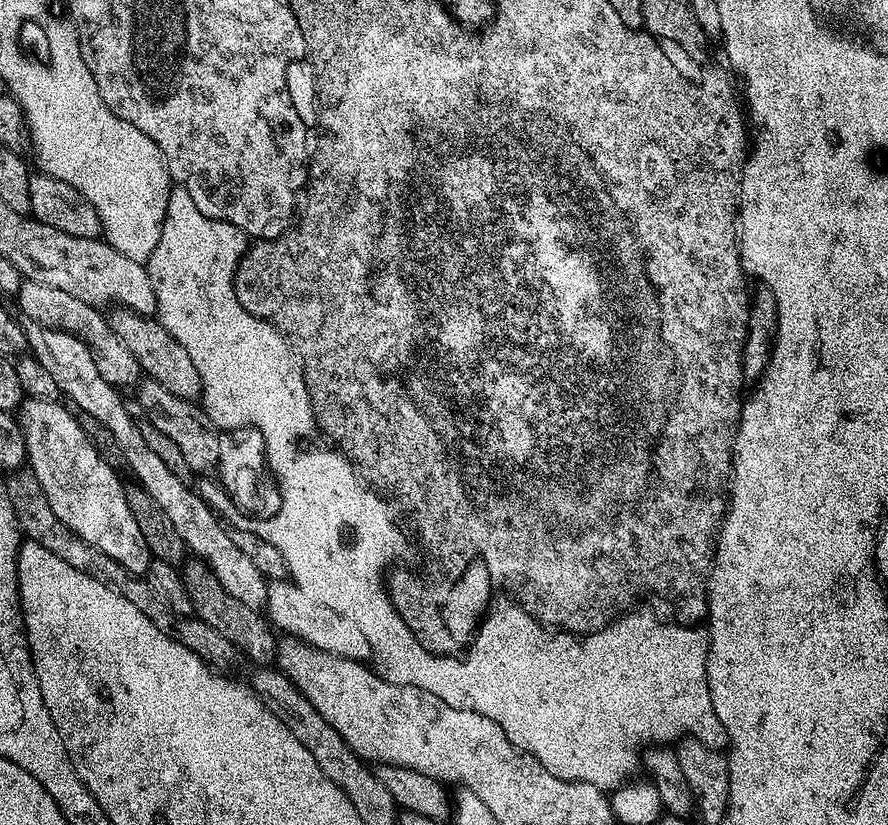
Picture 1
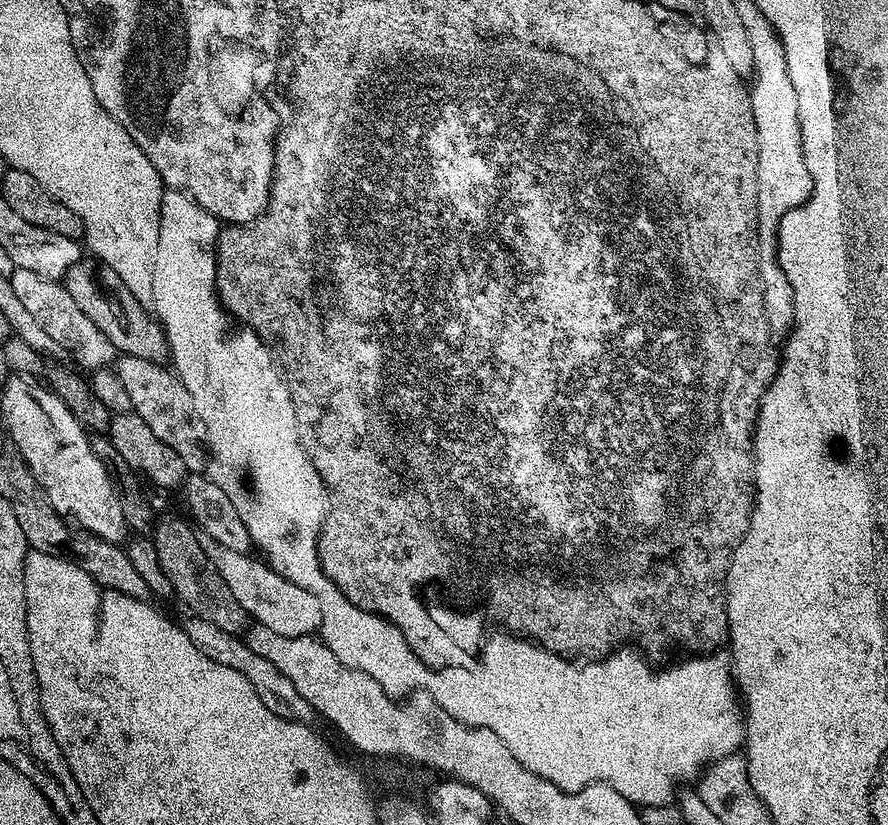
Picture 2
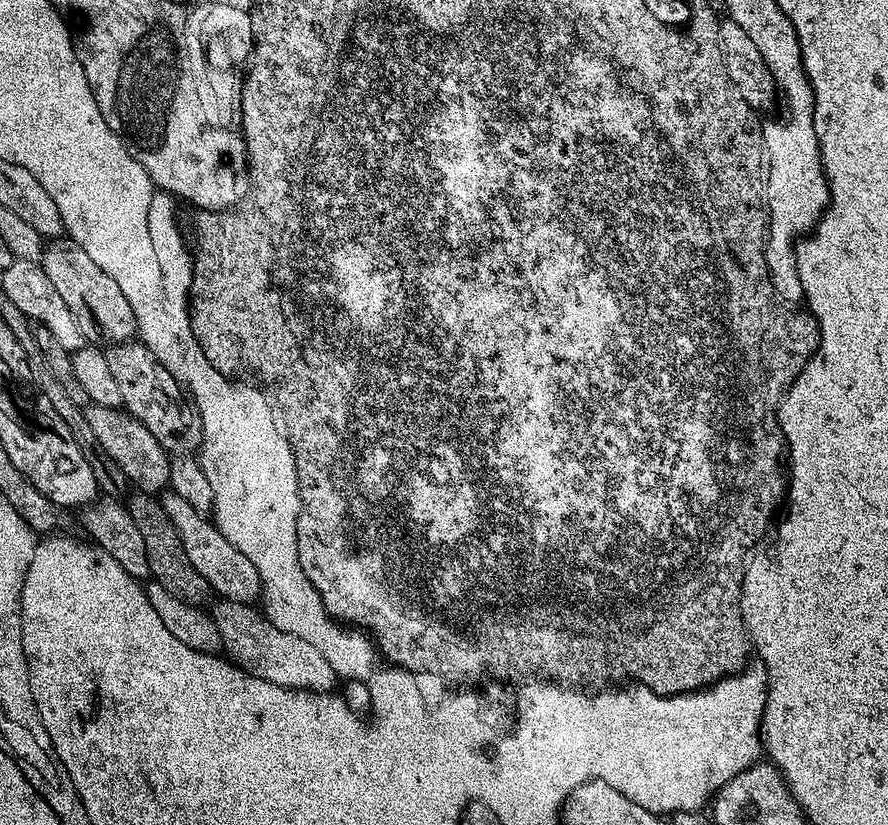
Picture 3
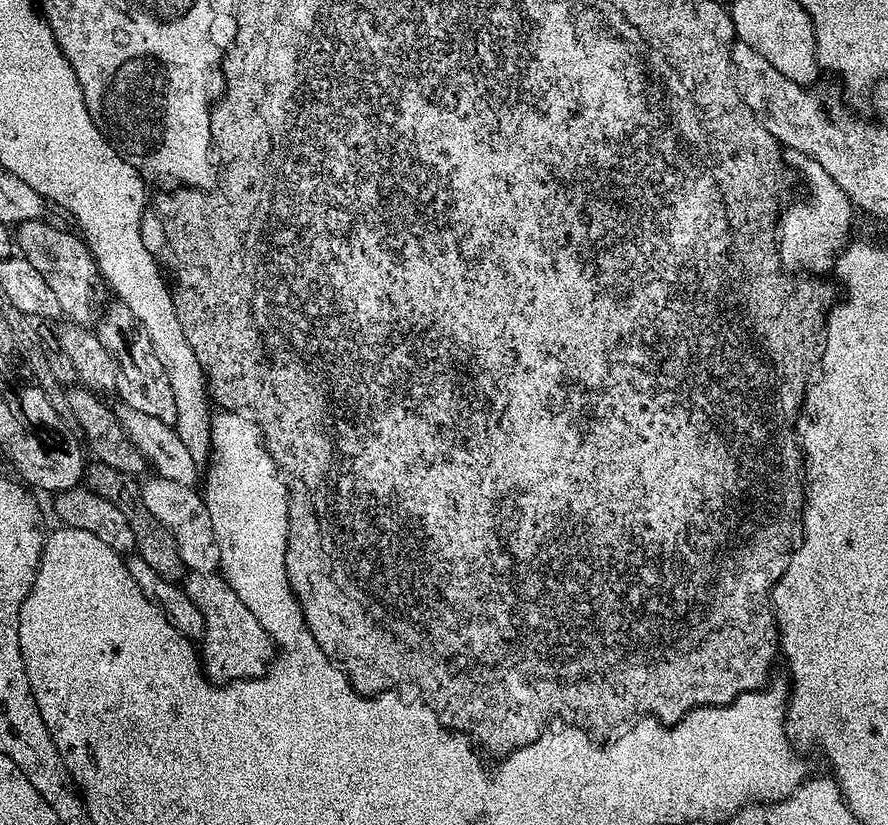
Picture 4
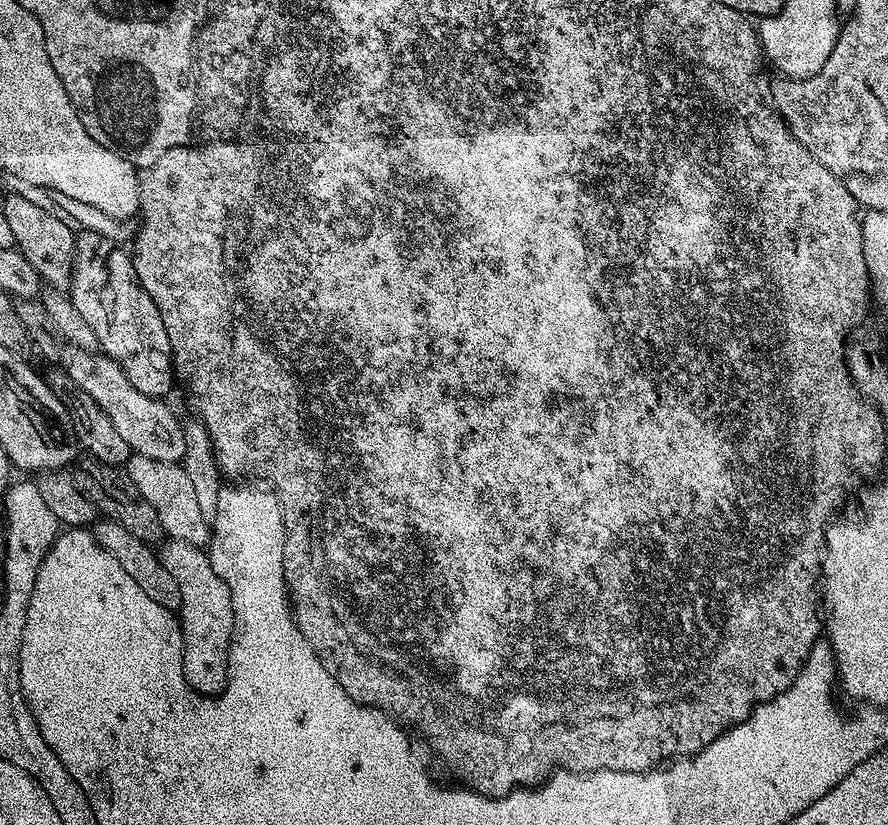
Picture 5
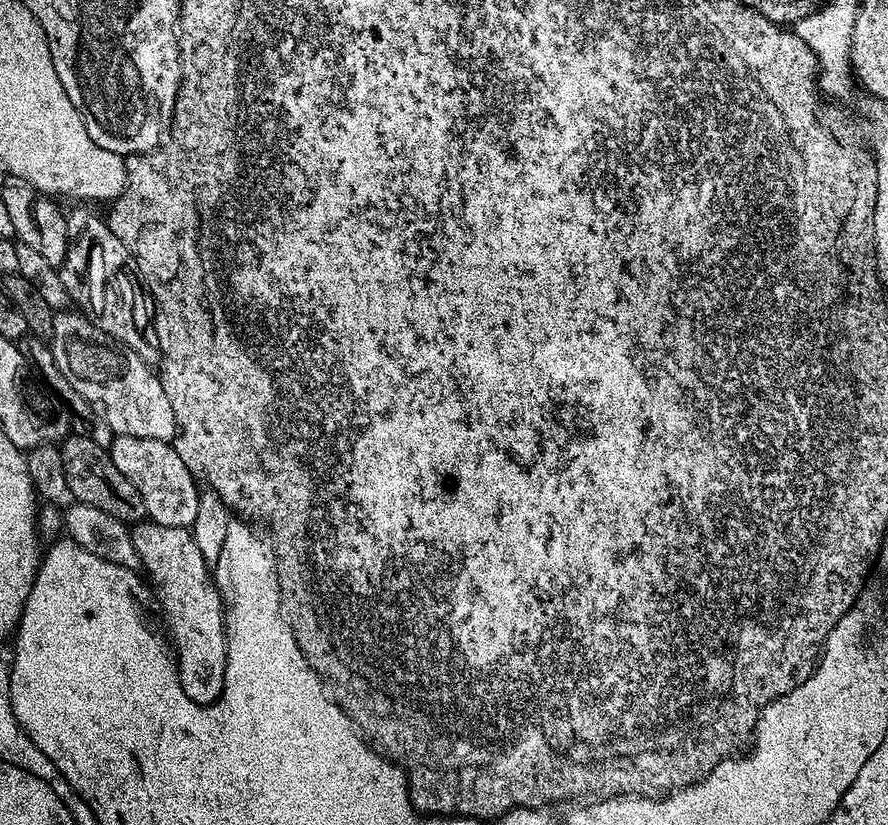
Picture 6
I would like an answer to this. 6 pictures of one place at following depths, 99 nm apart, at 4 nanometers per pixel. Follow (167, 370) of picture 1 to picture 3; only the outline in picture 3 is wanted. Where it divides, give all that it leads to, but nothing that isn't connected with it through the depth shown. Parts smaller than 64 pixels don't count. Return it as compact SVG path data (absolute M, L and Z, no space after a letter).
M67 238L53 239L42 253L42 267L54 290L58 290L66 306L70 306L70 314L78 318L78 327L81 328L85 341L111 346L127 344L137 335L134 310L122 294L118 282L114 282L114 278L110 278L110 274L106 274L102 266L94 263L90 254L82 250L82 246Z

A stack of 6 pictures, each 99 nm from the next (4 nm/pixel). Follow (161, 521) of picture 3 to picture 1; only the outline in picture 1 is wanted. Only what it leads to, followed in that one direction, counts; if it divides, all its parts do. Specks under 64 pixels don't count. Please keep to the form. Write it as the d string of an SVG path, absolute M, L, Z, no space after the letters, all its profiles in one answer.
M192 558L183 565L184 585L190 594L194 616L207 626L213 627L230 642L237 653L245 652L260 666L267 665L276 659L277 633L271 623L257 609L246 606L246 602L238 602L231 594L226 594L226 586L218 582L218 578L202 561Z

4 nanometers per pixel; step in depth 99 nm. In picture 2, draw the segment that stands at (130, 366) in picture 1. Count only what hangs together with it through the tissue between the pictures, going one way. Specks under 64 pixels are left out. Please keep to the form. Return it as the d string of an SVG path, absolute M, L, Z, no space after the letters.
M13 267L10 277L14 286L14 295L18 297L18 302L26 306L26 311L54 338L54 342L60 344L61 349L72 351L77 362L89 370L107 369L109 365L117 359L118 353L116 347L102 334L82 310L78 310L78 302L70 298L67 288L60 280L51 280L42 278L42 274L34 274L34 270L22 270Z

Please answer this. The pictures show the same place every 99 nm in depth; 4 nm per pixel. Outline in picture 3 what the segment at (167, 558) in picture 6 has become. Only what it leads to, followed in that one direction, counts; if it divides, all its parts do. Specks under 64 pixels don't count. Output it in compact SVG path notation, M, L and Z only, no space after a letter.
M223 598L217 599L210 608L212 620L218 626L218 634L220 635L220 643L223 651L229 652L231 659L235 661L239 667L243 668L250 676L255 676L258 680L265 680L279 688L294 688L305 692L323 692L331 693L332 688L338 683L336 672L332 668L332 664L324 657L320 645L312 643L307 635L299 636L299 631L289 630L287 627L273 624L271 619L263 611L259 612L259 607L251 604L243 604L242 602L234 602Z

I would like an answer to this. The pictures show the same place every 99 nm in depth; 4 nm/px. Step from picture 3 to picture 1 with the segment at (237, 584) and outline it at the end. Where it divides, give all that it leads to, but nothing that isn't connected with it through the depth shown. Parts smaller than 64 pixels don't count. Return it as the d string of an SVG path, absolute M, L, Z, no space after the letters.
M291 579L274 580L267 585L266 616L273 629L279 630L281 633L284 631L284 634L303 641L311 648L341 656L343 660L364 662L373 655L366 634L362 634L362 630L356 625L355 620L339 616L333 608L322 602L314 602L314 598L310 598L310 594L306 594L306 590L293 584Z

